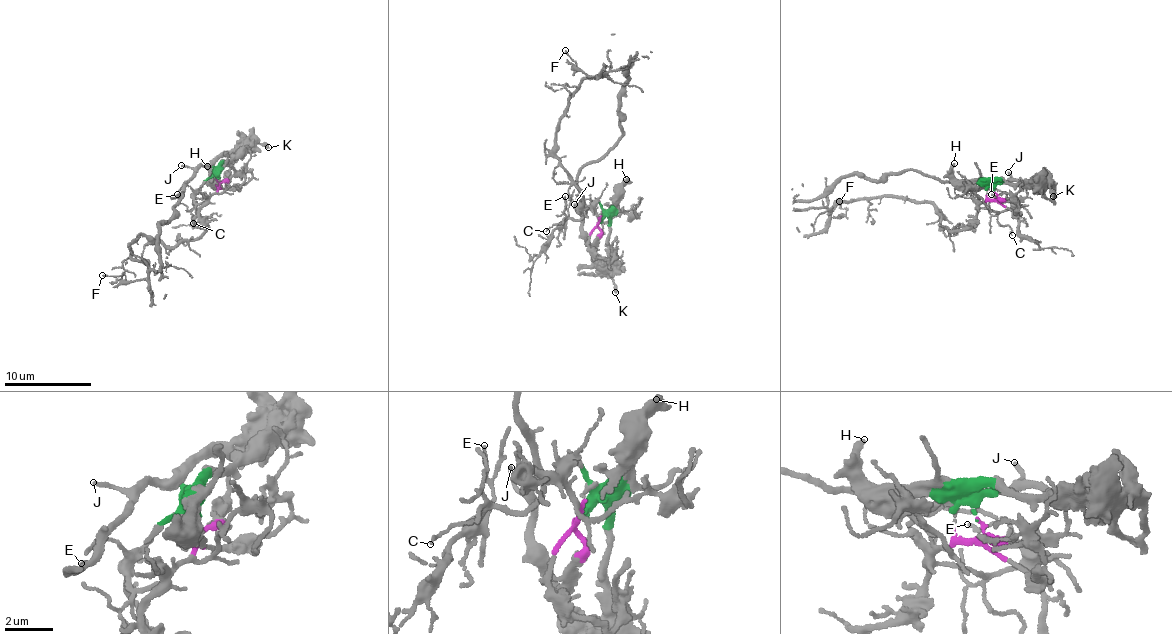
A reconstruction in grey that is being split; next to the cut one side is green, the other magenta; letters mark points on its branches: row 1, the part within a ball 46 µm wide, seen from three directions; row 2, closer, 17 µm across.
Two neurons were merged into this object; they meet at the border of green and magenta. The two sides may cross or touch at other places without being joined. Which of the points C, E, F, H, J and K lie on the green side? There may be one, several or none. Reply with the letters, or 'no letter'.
H, J, K

